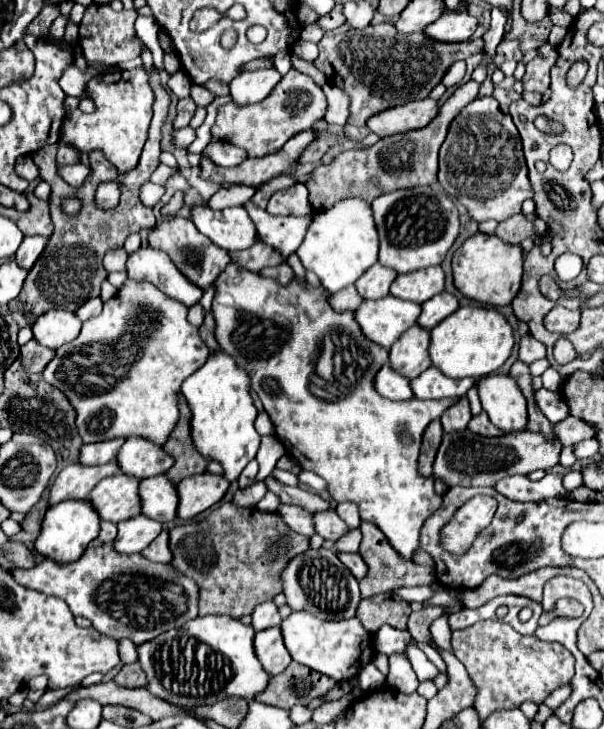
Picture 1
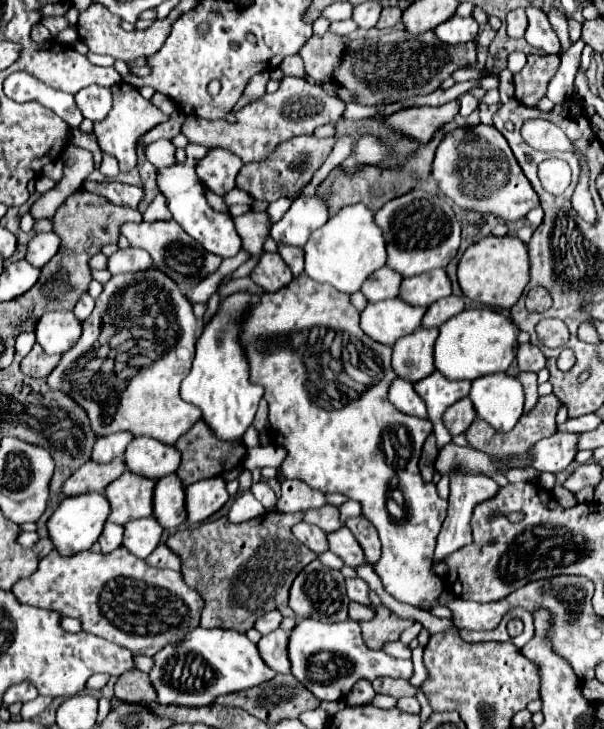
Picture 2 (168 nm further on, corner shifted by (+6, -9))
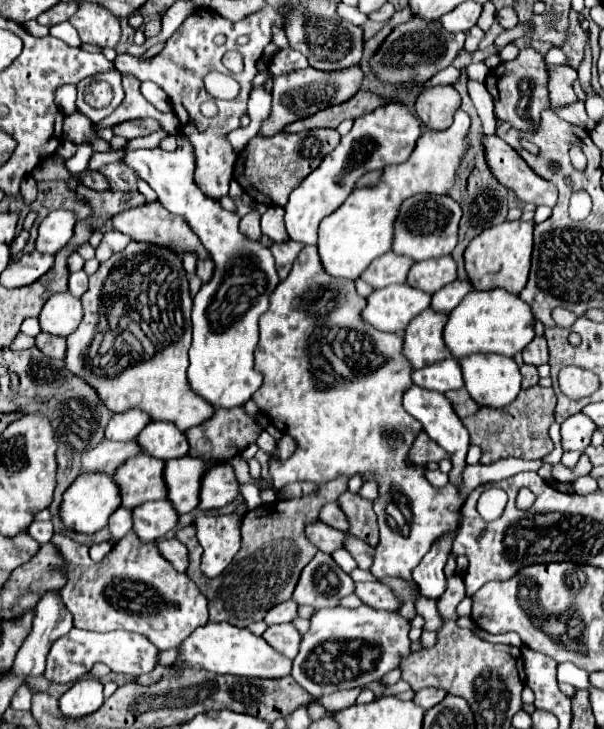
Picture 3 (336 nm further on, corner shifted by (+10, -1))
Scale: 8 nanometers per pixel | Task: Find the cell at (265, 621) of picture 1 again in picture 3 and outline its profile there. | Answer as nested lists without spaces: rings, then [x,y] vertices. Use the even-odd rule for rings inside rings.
[[[287,600],[283,604],[277,604],[273,610],[269,610],[269,614],[265,616],[265,622],[271,624],[281,624],[281,622],[293,622],[297,618],[297,610],[299,604],[293,600]]]

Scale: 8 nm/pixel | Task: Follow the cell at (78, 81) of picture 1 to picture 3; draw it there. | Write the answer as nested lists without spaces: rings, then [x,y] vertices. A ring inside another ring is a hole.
[[[61,86],[61,90],[57,90],[57,106],[63,114],[71,114],[75,112],[75,98],[77,98],[77,88],[75,86]]]

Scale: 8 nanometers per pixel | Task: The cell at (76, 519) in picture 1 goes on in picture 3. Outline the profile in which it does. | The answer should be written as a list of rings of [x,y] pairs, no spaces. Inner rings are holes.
[[[81,474],[63,494],[63,504],[61,504],[61,518],[65,526],[69,526],[75,532],[85,532],[85,534],[95,534],[101,528],[107,526],[109,516],[121,506],[121,494],[119,494],[119,484],[115,482],[113,476],[109,474]]]

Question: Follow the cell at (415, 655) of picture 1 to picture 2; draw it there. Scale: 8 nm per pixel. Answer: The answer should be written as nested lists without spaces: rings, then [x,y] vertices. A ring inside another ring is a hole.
[[[305,618],[297,622],[289,636],[289,660],[291,660],[291,674],[311,690],[319,700],[341,700],[349,694],[351,686],[359,678],[375,680],[377,676],[391,676],[409,680],[413,676],[413,662],[411,660],[395,660],[389,658],[385,652],[371,650],[363,638],[359,624],[355,620],[345,622],[319,622],[313,618]]]

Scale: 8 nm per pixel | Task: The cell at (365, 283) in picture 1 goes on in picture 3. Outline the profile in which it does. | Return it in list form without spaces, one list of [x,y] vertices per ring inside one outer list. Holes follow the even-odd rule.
[[[387,252],[381,258],[373,260],[371,266],[361,274],[361,278],[371,284],[375,290],[385,288],[389,284],[403,284],[407,280],[407,272],[413,266],[413,258],[399,256],[395,252]]]

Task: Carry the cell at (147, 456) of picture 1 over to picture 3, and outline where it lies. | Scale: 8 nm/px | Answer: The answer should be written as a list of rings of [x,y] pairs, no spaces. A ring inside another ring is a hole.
[[[149,422],[137,436],[137,442],[143,452],[159,460],[181,458],[189,452],[185,432],[181,432],[173,422]]]

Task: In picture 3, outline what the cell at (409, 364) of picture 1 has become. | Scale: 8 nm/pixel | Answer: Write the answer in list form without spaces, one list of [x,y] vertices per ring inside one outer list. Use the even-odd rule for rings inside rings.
[[[427,308],[409,322],[405,328],[403,354],[409,358],[413,368],[423,368],[451,358],[451,352],[443,342],[443,328],[447,318],[447,314]]]

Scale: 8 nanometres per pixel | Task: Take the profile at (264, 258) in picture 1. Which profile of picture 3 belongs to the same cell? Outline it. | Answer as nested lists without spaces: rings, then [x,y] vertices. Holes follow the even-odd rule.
[[[291,240],[281,242],[281,244],[273,244],[273,246],[271,246],[271,252],[273,252],[273,256],[275,256],[277,272],[279,272],[279,278],[281,278],[281,280],[287,278],[287,274],[289,274],[291,266],[293,266],[297,254],[301,252],[301,248],[303,248],[301,244],[291,242]]]

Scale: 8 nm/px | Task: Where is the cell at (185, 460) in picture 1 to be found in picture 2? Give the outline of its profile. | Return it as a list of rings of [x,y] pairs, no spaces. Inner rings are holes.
[[[195,422],[191,426],[191,430],[187,430],[177,442],[175,448],[181,452],[181,466],[177,468],[177,476],[181,478],[183,486],[189,486],[193,482],[205,480],[205,478],[213,478],[219,476],[221,472],[229,472],[231,468],[241,466],[243,458],[245,458],[245,444],[243,442],[221,442],[219,438],[213,436],[213,432],[209,430],[209,426],[205,426],[205,422]]]

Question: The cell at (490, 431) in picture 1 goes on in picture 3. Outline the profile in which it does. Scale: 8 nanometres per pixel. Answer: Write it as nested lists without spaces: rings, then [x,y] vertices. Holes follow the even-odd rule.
[[[533,386],[521,390],[519,396],[505,408],[481,408],[477,414],[467,416],[463,426],[471,434],[471,444],[481,448],[479,464],[493,464],[501,458],[523,458],[539,460],[553,450],[553,440],[549,438],[549,426],[553,424],[555,410],[555,392],[553,388]]]

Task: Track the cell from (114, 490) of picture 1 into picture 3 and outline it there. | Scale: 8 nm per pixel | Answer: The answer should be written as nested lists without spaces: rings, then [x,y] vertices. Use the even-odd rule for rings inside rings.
[[[137,454],[129,458],[115,474],[121,486],[123,506],[137,508],[149,500],[165,500],[167,484],[163,478],[165,462],[149,454]]]

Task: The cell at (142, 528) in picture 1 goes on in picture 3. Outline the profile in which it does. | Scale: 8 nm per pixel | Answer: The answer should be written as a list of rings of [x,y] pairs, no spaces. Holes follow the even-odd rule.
[[[169,500],[145,502],[133,510],[133,530],[145,542],[153,542],[165,536],[177,526],[179,514]]]

